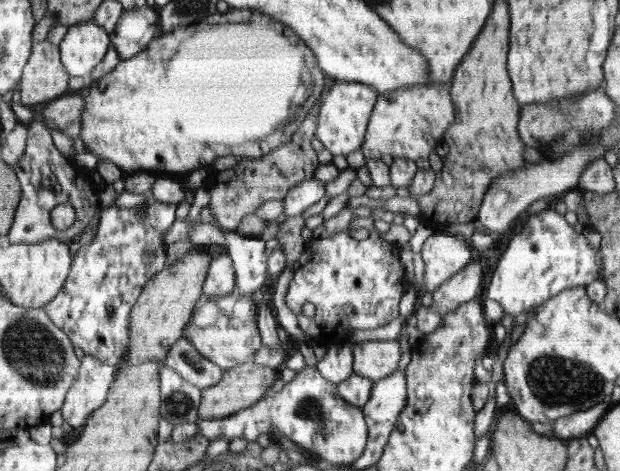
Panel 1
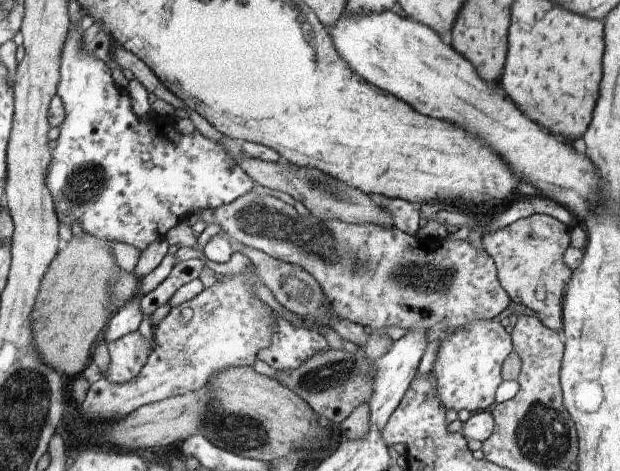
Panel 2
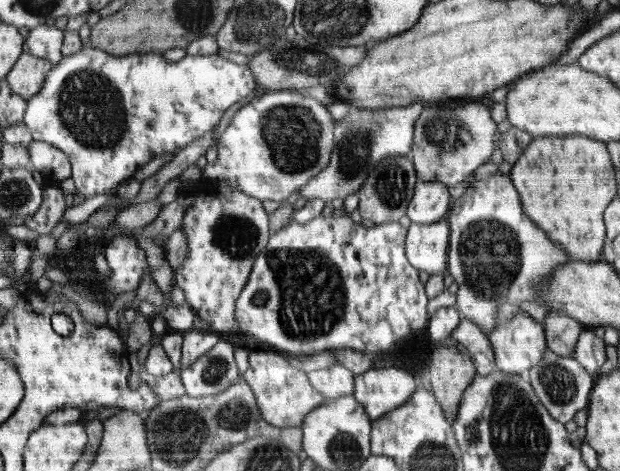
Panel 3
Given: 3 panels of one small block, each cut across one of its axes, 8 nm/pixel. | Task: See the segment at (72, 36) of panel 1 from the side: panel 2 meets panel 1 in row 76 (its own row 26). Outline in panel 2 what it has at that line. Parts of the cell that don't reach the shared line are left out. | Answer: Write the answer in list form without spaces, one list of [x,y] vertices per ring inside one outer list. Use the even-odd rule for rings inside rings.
[[[81,9],[82,29],[70,28],[65,48],[61,54],[61,80],[56,97],[62,99],[65,119],[60,127],[53,150],[47,184],[54,196],[55,210],[63,225],[74,228],[76,224],[98,239],[112,243],[126,243],[143,251],[150,243],[165,238],[170,226],[176,226],[184,216],[192,211],[218,208],[230,204],[245,195],[256,184],[249,175],[229,155],[224,143],[210,140],[198,131],[180,134],[174,126],[158,128],[154,119],[140,120],[132,112],[132,102],[126,92],[120,92],[112,82],[112,72],[103,60],[94,58],[84,50],[81,43],[85,30],[94,23]]]

